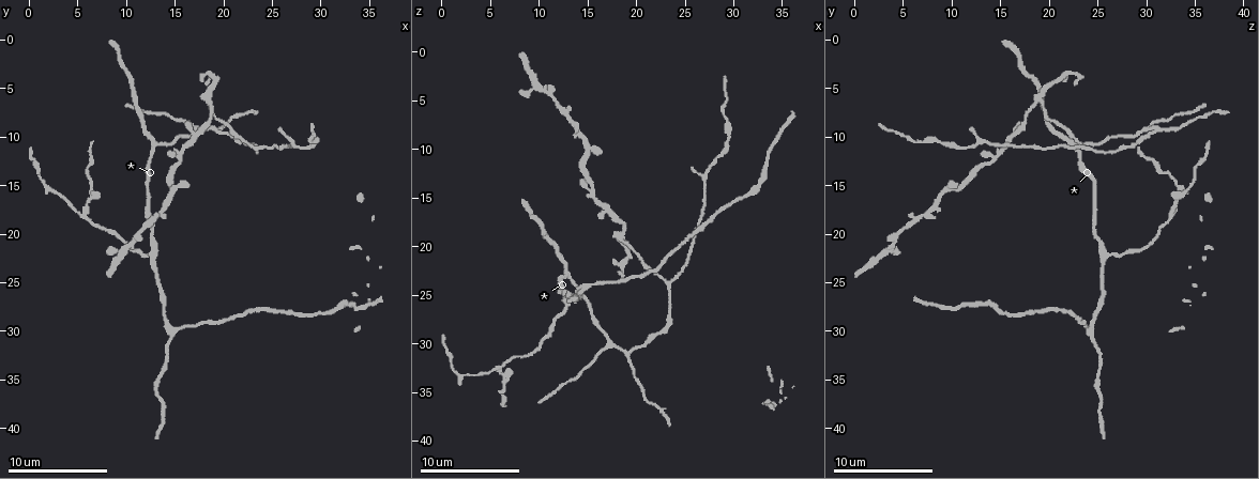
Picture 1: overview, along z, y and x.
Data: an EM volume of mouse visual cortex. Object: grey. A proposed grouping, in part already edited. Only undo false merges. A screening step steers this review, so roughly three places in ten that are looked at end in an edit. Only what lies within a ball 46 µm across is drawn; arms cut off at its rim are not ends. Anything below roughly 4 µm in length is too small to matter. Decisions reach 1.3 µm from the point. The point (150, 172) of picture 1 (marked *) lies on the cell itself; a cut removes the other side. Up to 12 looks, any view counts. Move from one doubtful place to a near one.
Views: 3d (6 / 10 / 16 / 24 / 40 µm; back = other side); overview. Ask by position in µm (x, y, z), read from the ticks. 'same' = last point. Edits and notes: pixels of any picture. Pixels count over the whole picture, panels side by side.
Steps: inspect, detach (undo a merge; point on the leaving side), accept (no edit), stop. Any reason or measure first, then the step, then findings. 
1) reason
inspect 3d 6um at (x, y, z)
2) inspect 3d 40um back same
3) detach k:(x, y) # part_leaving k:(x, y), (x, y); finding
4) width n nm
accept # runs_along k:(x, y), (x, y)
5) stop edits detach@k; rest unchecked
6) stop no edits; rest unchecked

three arms meet
inspect 3d 10um at (12.8, 10.6, 23.0)

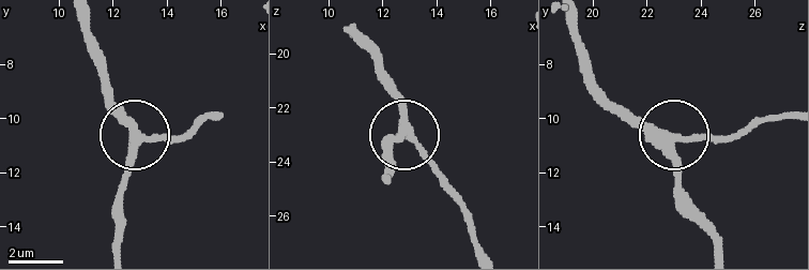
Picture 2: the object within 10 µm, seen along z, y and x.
arms 3
accept # runs_along 2:(124, 215), (131, 129), (112, 103); one cell here

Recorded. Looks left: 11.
arms part here
inspect 3d 6um at (23.4, 11.2, 23.6)

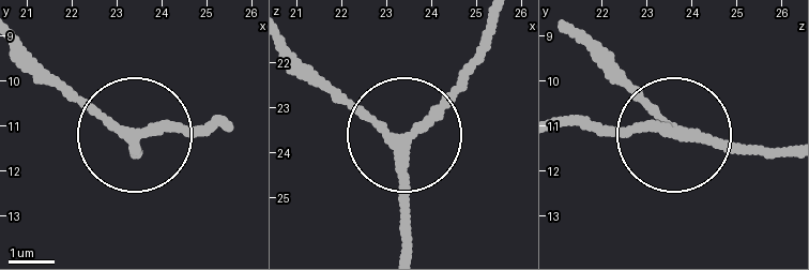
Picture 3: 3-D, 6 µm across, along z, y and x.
inspect 3d 6um back at (23.35, 11.20, 23.70)

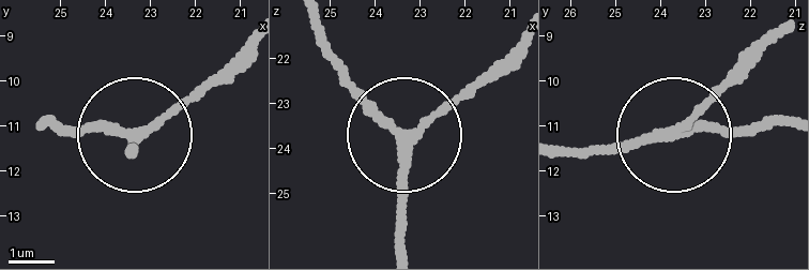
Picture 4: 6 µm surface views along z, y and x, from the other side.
width 200 nm
accept # runs_along 4:(560, 147), (617, 154), (751, 124); continuous, no second cell

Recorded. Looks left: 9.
side arm on a straight run
inspect 3d 10um at (18.8, 6.2, 18.8)

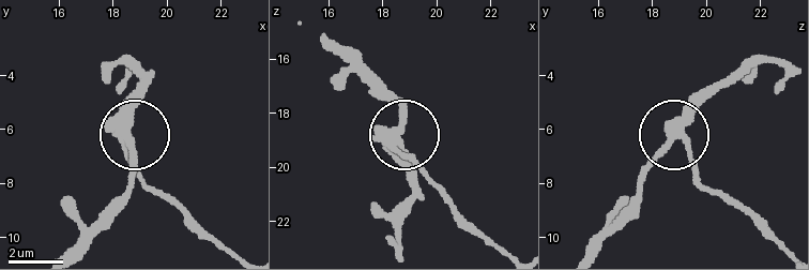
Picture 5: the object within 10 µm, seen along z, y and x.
inspect 3d 10um back at (18.6, 6.4, 18.7)

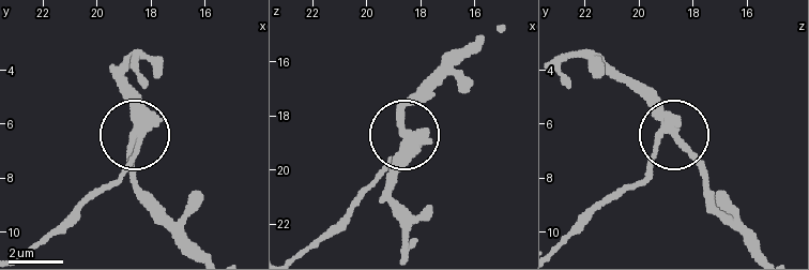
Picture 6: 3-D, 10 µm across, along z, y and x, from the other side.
arms 3
detach 6:(126, 91) # two cells meet here

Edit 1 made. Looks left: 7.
three-way junction
inspect 3d 16um at (17.6, 9.2, 30.2)

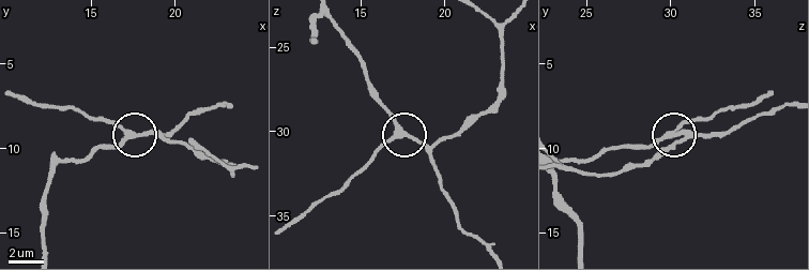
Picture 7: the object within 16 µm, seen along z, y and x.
arms 3
accept # runs_along 7:(330, 20), (359, 59), (370, 93), (400, 131), (375, 156); continuous, no second cell

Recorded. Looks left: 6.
thin arm on a thick one
inspect 3d 10um at (12.6, 22.2, 26.0)

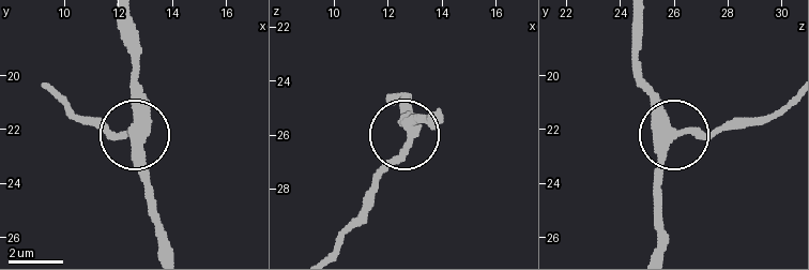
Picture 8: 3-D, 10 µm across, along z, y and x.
side_arm 23 um
accept # runs_along 8:(631, 23), (631, 57), (659, 126), (673, 133), (727, 129); one cell here

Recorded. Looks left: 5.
branch point
inspect 3d 10um at (15.0, 30.0, 24.2)

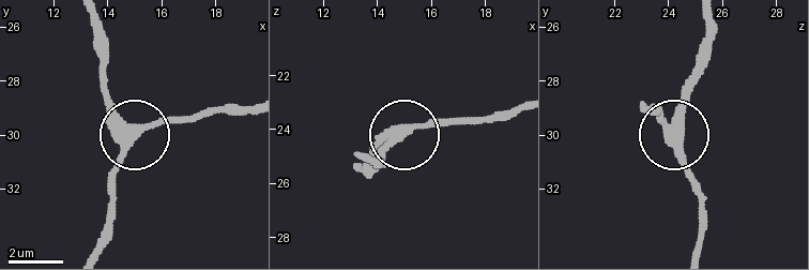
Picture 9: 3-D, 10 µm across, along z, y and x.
accept # runs_along 9:(90, 19), (108, 109), (132, 137), (113, 190); one cell here

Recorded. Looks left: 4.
stop edits detach@6; rest unchecked

